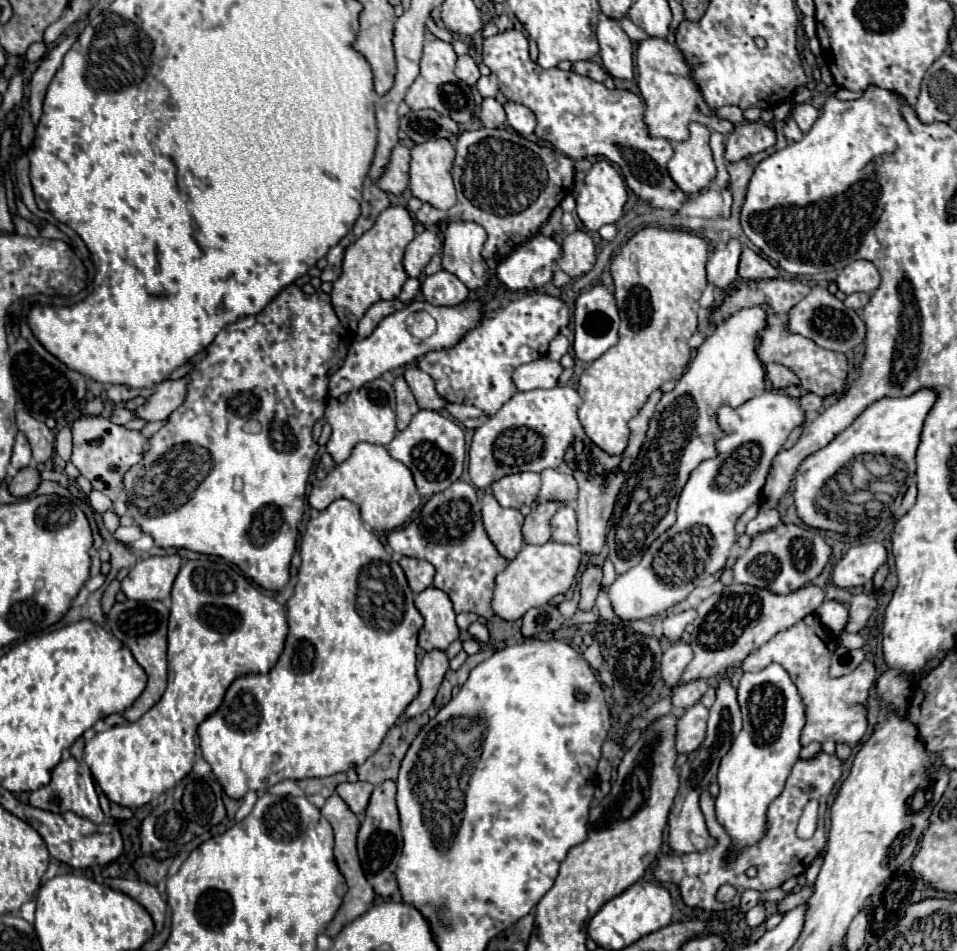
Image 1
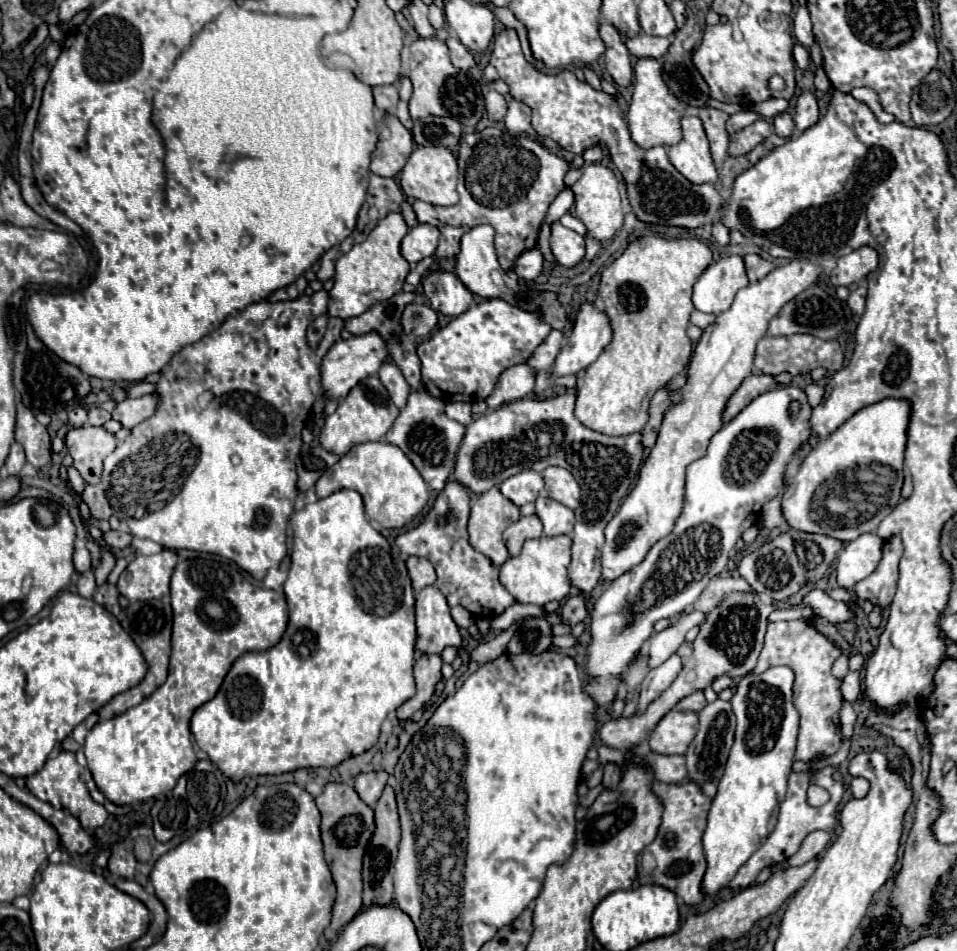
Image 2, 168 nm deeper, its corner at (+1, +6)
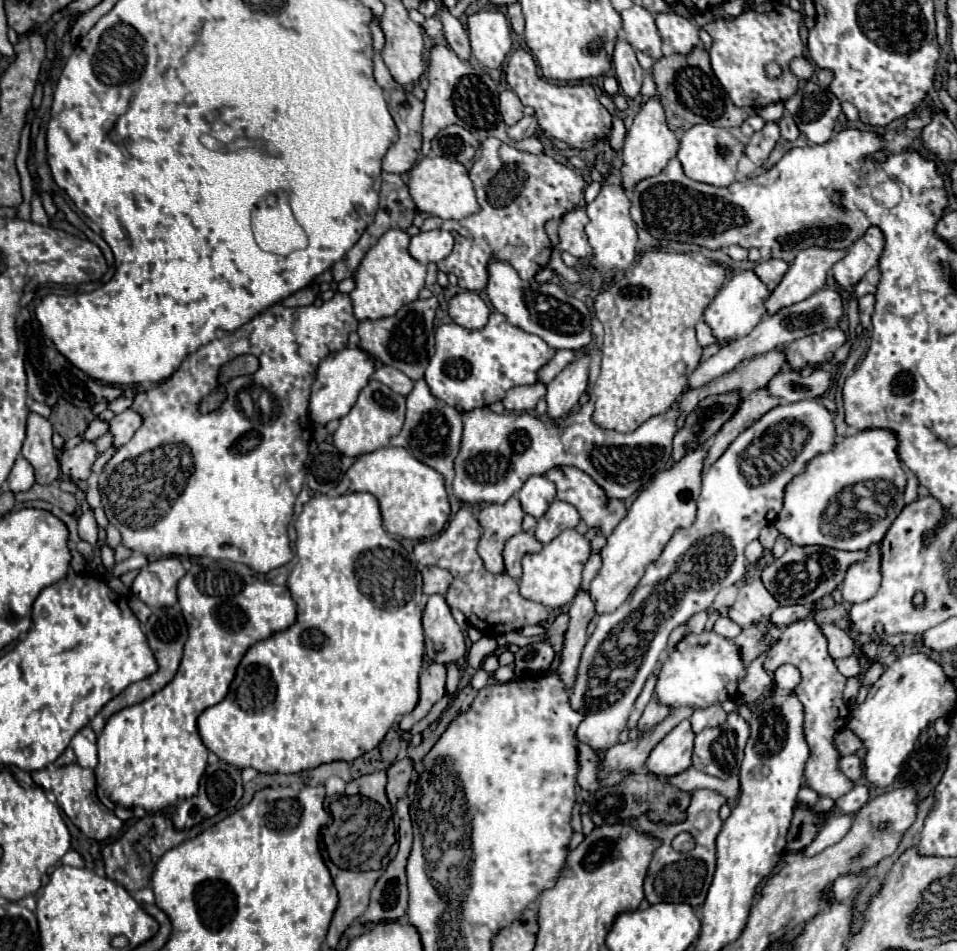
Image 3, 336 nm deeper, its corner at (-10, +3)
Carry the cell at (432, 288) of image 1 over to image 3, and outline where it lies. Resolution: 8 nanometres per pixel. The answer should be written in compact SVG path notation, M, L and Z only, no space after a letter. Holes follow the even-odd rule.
M461 291L447 301L447 313L465 329L481 329L487 323L489 307L475 291Z

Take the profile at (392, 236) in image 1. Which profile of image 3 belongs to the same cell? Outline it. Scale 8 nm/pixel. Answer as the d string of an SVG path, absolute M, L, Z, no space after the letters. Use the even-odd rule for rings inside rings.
M391 229L379 237L379 241L365 253L359 269L355 271L355 289L349 293L353 301L353 313L359 321L381 319L395 315L403 305L417 299L425 285L427 267L415 261L407 247L411 235L403 229Z

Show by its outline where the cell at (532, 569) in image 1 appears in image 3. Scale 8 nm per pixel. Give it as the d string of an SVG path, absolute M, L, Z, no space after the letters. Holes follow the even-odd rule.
M565 529L539 553L527 553L523 557L523 575L519 579L519 593L525 599L541 603L549 609L559 609L569 605L575 593L579 591L581 573L589 555L591 555L589 541L583 535L579 535L575 529Z

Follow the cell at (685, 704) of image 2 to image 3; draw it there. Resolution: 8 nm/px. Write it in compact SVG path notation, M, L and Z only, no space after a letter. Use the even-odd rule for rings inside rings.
M715 705L715 707L703 707L699 711L695 711L691 715L691 725L693 725L693 731L699 733L703 731L705 727L715 727L715 725L721 725L725 721L727 713L723 711L721 705Z

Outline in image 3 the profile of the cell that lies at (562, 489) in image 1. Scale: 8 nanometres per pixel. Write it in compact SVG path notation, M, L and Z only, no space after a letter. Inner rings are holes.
M555 467L545 475L557 487L557 499L571 503L589 527L603 525L603 535L609 535L625 515L625 503L607 503L603 489L583 471L575 467Z

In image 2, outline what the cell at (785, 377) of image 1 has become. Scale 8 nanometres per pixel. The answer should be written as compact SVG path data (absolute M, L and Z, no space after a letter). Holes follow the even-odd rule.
M752 374L748 376L740 388L730 396L724 412L722 412L722 422L730 422L736 414L740 414L740 410L744 410L756 396L764 394L764 392L770 392L778 386L778 382L774 380L774 376L768 376L768 374Z

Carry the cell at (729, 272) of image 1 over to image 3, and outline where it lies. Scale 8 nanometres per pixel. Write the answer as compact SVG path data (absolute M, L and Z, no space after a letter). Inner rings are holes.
M749 269L749 271L741 271L735 273L715 295L715 299L707 305L705 309L705 323L711 327L713 335L717 337L717 341L723 339L739 339L747 333L751 333L751 329L763 319L765 315L765 307L763 307L763 299L767 297L769 289L765 287L765 283Z

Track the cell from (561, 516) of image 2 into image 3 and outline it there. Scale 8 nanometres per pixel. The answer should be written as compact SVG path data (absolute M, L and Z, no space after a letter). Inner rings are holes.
M555 501L551 503L551 507L547 509L547 513L543 517L539 517L537 521L537 529L535 529L535 537L541 543L549 543L553 541L561 531L565 529L575 529L579 525L579 513L573 505L563 503L563 501Z

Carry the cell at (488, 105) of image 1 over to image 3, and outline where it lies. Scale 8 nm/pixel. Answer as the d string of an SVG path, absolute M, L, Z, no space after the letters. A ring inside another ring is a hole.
M503 91L499 95L499 101L501 101L499 111L501 111L505 125L515 125L523 117L523 103L519 101L519 97L513 91Z

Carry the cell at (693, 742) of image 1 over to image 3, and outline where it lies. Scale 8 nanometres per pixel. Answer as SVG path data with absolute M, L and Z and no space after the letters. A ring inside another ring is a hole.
M689 719L681 721L673 731L665 735L663 741L651 751L647 759L647 769L659 777L671 777L687 767L691 767L691 747L695 733L691 731Z

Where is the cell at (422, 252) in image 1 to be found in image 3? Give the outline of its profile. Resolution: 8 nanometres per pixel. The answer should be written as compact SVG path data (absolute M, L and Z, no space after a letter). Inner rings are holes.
M435 229L427 233L419 233L411 237L409 253L421 261L421 263L431 263L431 261L441 261L453 251L453 235L445 229Z

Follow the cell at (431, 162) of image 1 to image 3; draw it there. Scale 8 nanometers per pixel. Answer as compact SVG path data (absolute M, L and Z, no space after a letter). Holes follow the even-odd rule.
M421 157L417 165L409 171L407 181L409 193L417 205L417 211L425 211L437 215L441 219L463 219L471 213L479 211L473 183L469 179L467 169L461 163L455 163L445 157Z

